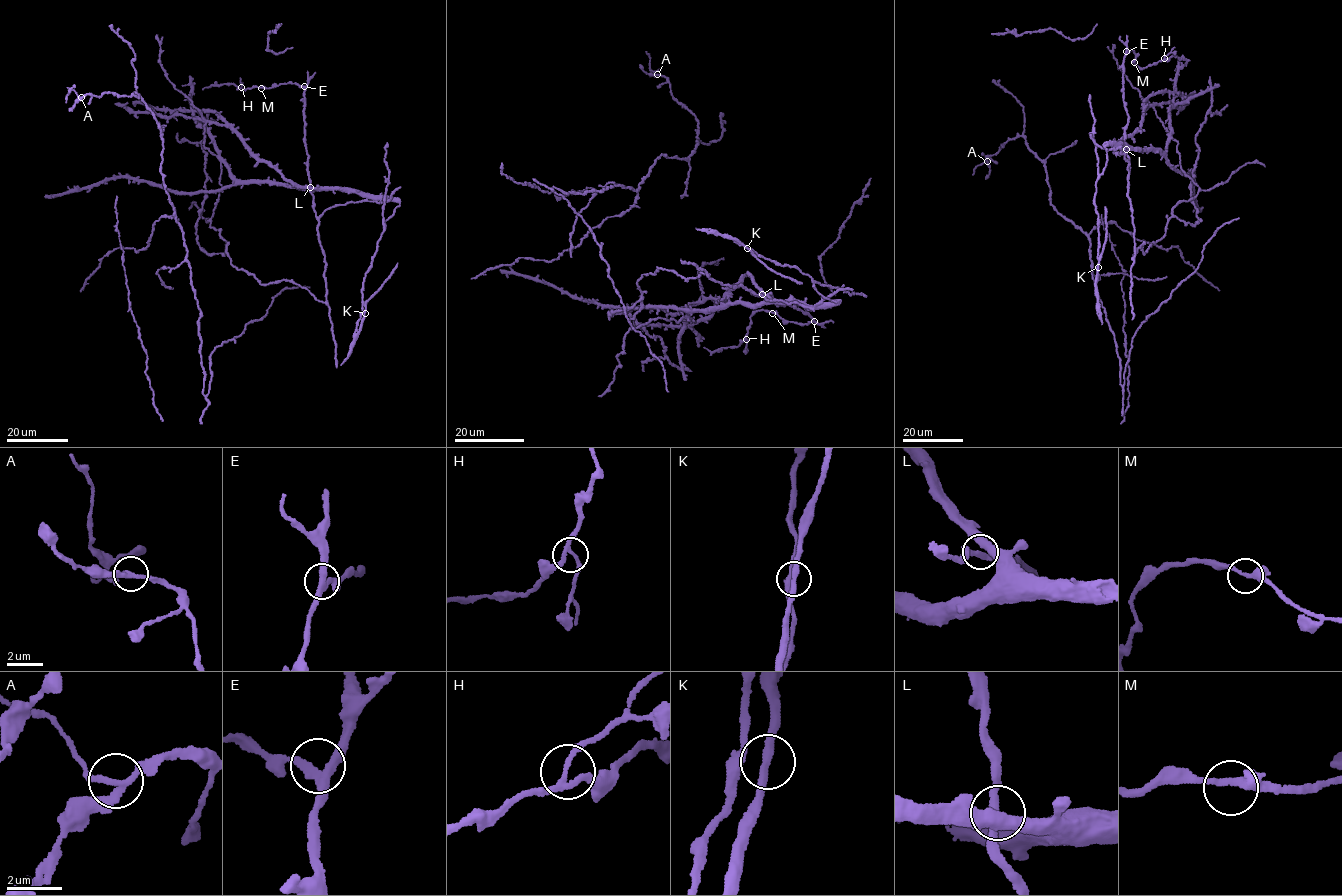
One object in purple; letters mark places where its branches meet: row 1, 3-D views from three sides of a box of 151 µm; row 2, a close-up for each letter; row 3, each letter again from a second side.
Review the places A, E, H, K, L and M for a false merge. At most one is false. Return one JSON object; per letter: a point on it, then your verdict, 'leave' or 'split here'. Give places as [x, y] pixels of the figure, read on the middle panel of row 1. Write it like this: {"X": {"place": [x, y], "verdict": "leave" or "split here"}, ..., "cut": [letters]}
{"A": {"place": [657, 74], "verdict": "split here"}, "E": {"place": [814, 321], "verdict": "leave"}, "H": {"place": [746, 339], "verdict": "leave"}, "K": {"place": [747, 248], "verdict": "leave"}, "L": {"place": [762, 294], "verdict": "leave"}, "M": {"place": [772, 313], "verdict": "leave"}, "cut": ["A"]}

